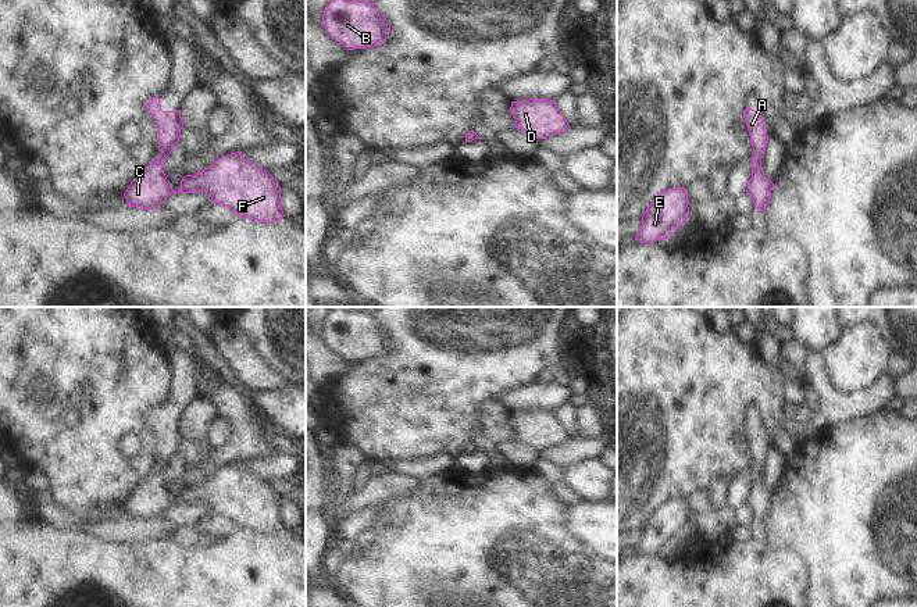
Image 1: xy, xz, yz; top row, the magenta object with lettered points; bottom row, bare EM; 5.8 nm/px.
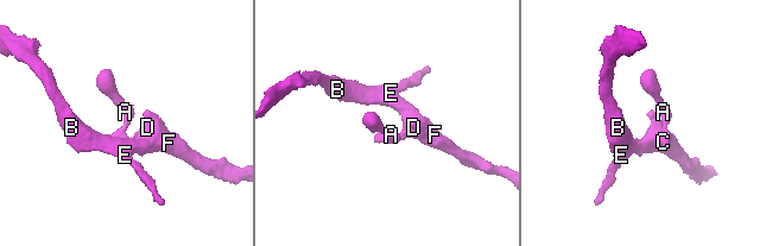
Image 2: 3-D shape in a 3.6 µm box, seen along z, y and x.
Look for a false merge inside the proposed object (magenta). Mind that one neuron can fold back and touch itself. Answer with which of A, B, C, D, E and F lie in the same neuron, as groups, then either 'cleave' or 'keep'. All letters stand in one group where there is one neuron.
A B C D E F; keep

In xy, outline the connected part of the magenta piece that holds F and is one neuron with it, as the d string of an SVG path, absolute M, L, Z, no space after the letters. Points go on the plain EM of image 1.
M236 463L196 486L183 488L178 504L206 503L213 514L229 518L239 528L274 533L285 528L279 501L268 482Z

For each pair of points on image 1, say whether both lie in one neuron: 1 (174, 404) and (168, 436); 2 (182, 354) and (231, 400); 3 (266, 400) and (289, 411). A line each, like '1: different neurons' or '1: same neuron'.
1: same neuron
2: different neurons
3: same neuron

